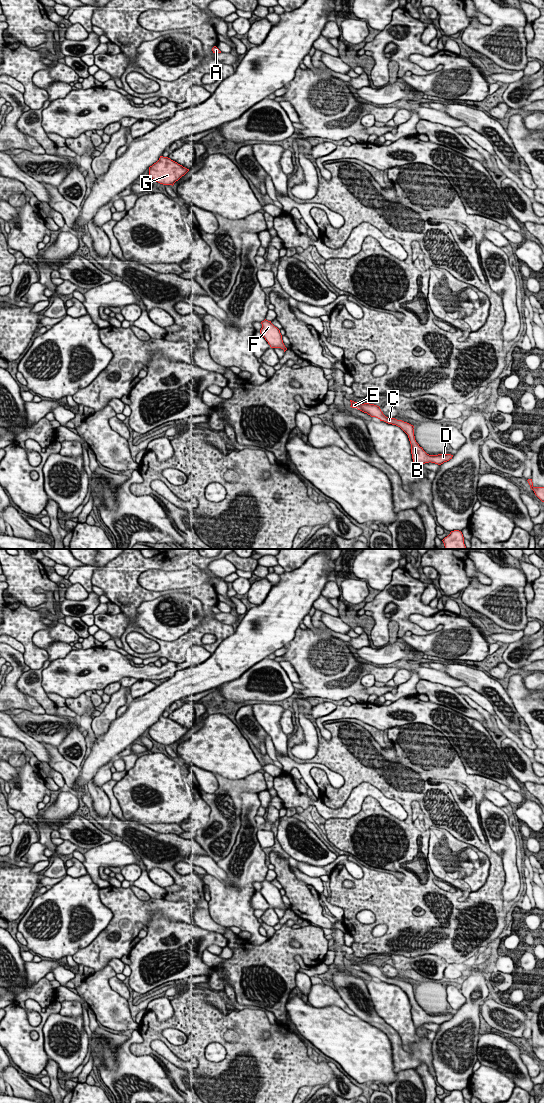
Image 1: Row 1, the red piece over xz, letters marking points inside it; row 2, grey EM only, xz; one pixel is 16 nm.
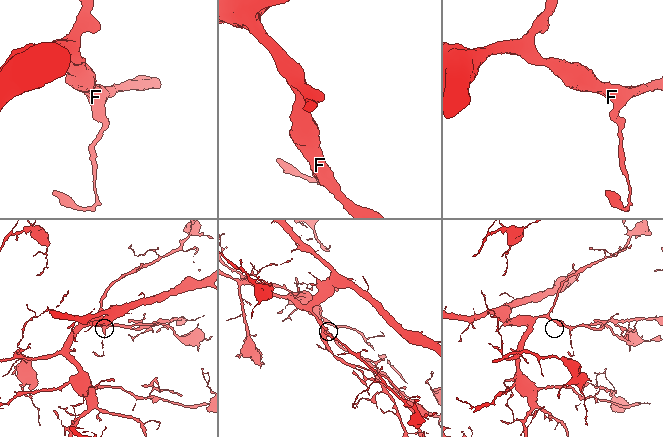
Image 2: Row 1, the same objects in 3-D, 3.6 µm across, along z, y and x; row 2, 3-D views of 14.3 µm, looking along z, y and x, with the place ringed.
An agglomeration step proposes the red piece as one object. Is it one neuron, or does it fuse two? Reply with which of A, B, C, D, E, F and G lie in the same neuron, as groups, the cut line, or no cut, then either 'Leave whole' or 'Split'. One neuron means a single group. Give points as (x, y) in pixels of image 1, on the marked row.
Groups: A B C D E F G. No split. Leave whole

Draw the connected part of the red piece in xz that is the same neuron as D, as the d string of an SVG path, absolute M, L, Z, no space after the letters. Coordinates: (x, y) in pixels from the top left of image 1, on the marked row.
M350 400L350 402L351 402L350 407L357 408L362 412L367 413L371 417L378 418L380 421L384 421L388 424L400 427L408 435L411 444L411 454L412 454L413 463L417 469L421 470L422 465L425 463L431 462L441 465L444 462L447 462L450 459L452 459L453 455L451 454L438 454L438 455L427 454L415 440L414 429L413 429L414 426L402 420L386 417L381 411L379 406L369 403L362 404L361 402L354 402L352 400Z

